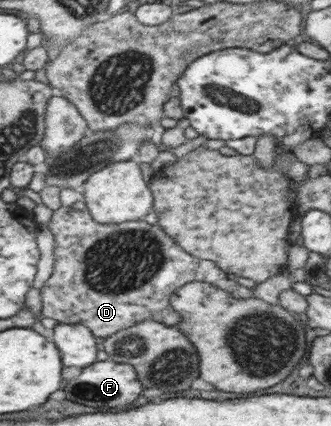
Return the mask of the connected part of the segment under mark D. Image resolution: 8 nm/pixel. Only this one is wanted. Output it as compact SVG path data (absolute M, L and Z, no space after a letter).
M59 207L54 211L49 226L55 237L57 260L51 275L39 288L40 314L56 320L58 324L83 324L95 337L107 339L147 319L161 321L171 327L183 324L184 317L173 308L171 299L178 288L189 282L214 282L219 288L229 291L233 298L255 298L253 287L241 286L234 276L224 272L210 258L205 260L193 256L158 224L148 224L144 220L105 224L97 222L87 208Z

